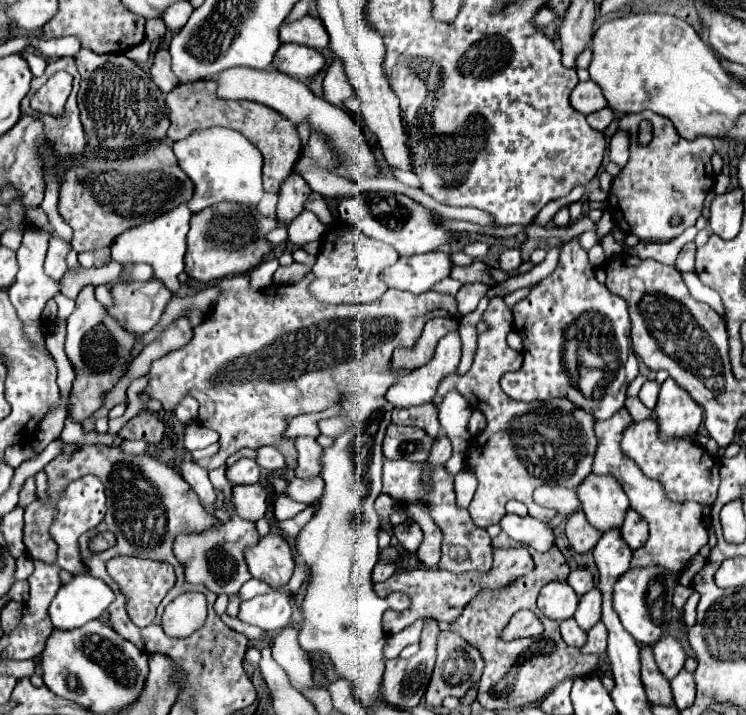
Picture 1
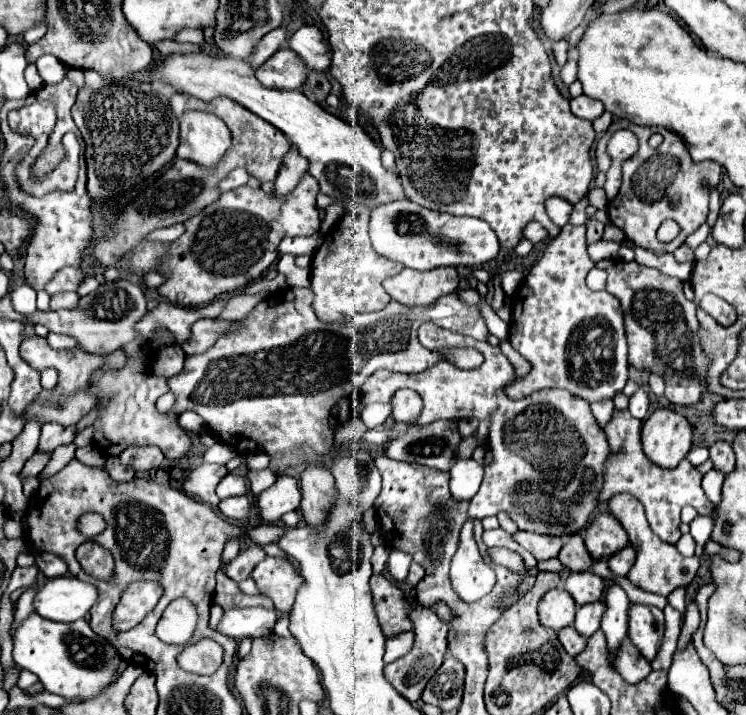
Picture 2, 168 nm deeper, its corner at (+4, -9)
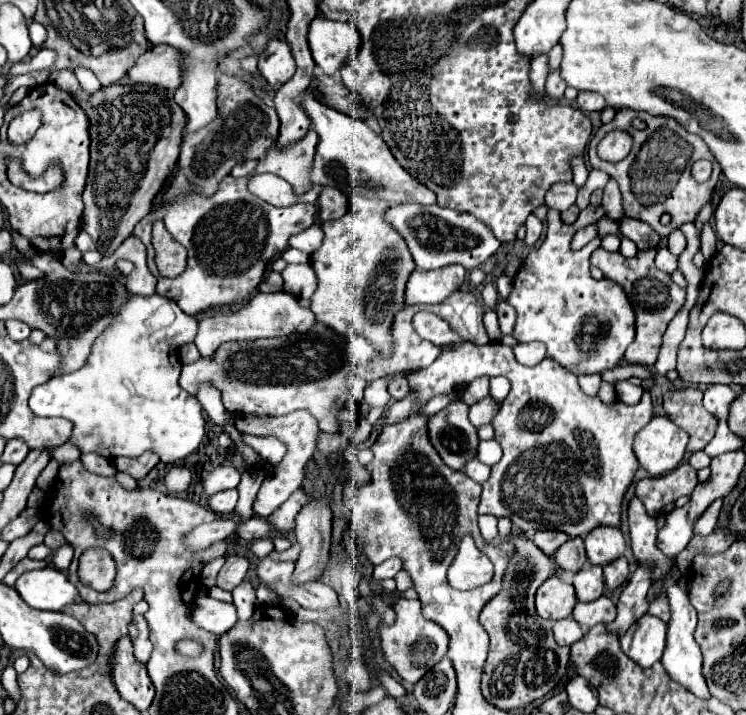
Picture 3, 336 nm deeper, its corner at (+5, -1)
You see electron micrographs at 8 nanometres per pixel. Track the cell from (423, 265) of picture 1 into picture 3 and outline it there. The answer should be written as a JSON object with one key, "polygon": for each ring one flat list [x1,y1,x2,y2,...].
{"polygon":[[451,264,431,272,415,270,407,280,405,302,407,304,439,304,451,296,465,280,465,268]]}

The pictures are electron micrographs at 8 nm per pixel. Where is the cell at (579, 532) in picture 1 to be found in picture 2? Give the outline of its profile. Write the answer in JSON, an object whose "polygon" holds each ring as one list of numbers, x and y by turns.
{"polygon":[[580,534,568,538,568,542,560,550,558,560,562,562,562,566,570,568,570,572,584,572,592,566,592,558,588,556,588,550]]}

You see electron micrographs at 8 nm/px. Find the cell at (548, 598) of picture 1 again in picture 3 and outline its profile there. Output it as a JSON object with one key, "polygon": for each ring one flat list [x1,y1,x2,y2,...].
{"polygon":[[557,576,547,578,547,582,543,582,539,586,537,596,535,596,537,614,541,618,553,620,553,622,571,616,575,604,577,604,575,588,563,580,559,580]]}

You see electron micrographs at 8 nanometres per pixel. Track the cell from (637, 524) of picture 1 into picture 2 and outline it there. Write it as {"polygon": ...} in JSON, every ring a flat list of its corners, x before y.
{"polygon":[[626,546,624,552,616,552,616,556,612,556,612,560,608,560,608,568,616,576,626,576,628,570,632,568,634,560,636,560,636,552,632,552,632,546]]}

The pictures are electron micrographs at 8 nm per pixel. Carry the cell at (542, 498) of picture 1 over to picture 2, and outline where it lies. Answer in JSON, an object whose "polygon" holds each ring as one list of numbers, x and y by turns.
{"polygon":[[614,410,608,426,604,428,614,454,610,456,608,464,604,466,604,488,600,492,600,500,606,502,614,494,620,494,620,492,628,492,628,494,636,496,646,510,646,520,648,520,652,532,658,534,662,540,676,544,680,538,682,508,692,506,698,510,698,514,710,514,712,504,704,496,704,490,700,488,702,474,686,458,674,470,656,468,652,462,648,462,648,458,644,456,644,452,640,448,640,426,642,426,642,422,636,420,634,416,630,416,628,410]]}

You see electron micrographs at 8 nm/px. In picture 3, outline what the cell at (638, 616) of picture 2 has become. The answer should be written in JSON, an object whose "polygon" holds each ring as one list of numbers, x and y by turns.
{"polygon":[[651,614,641,616,621,640,623,652,641,666,655,664,665,648,667,624]]}

